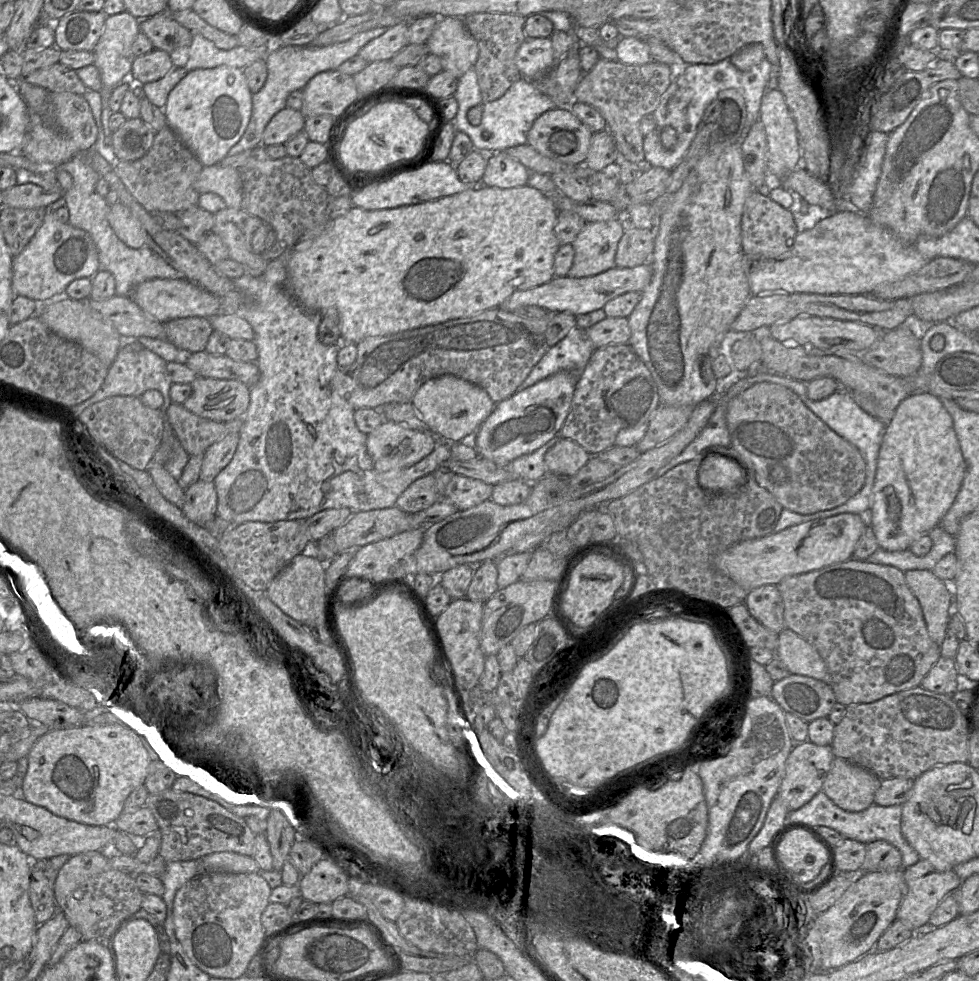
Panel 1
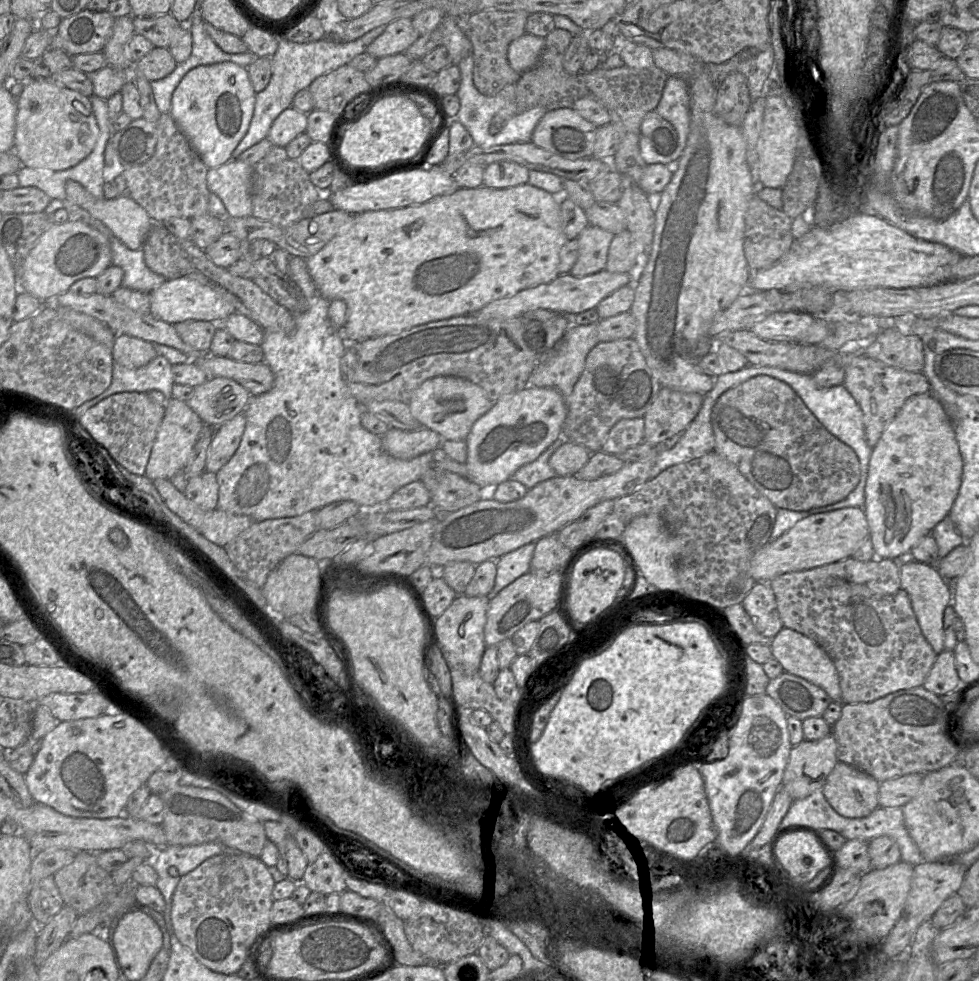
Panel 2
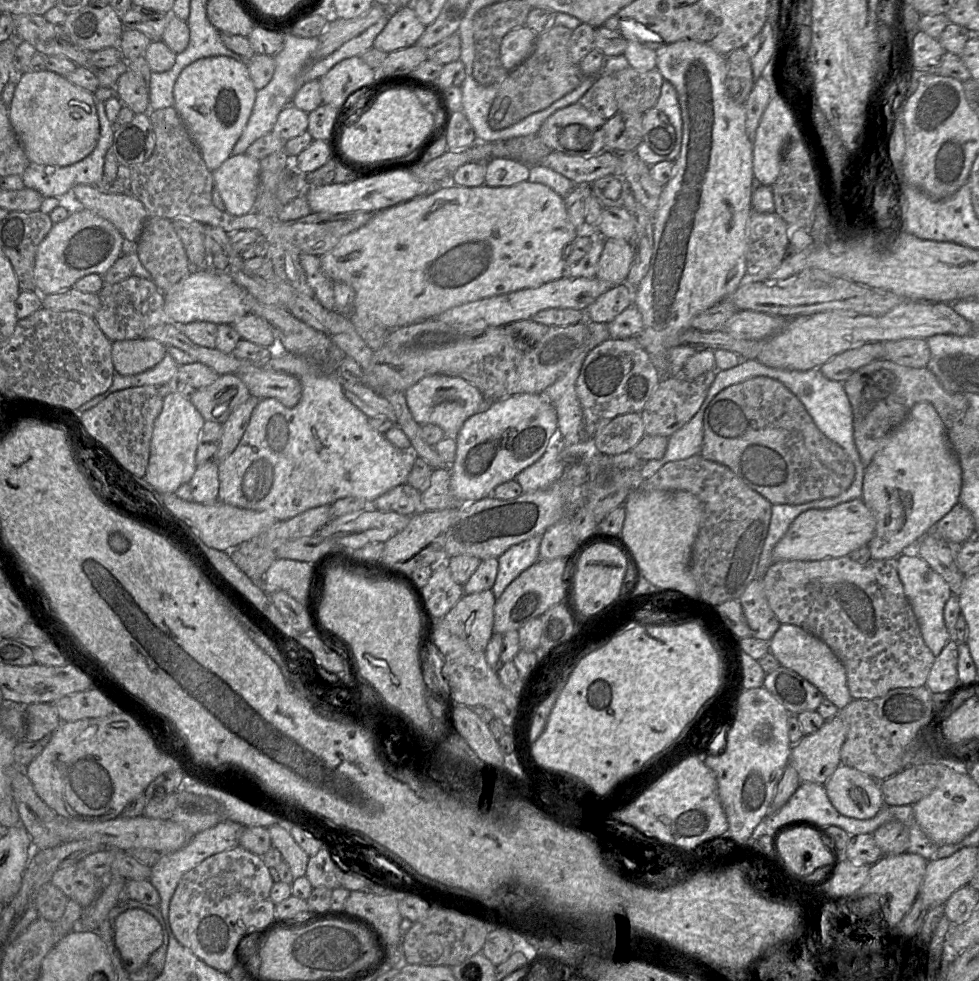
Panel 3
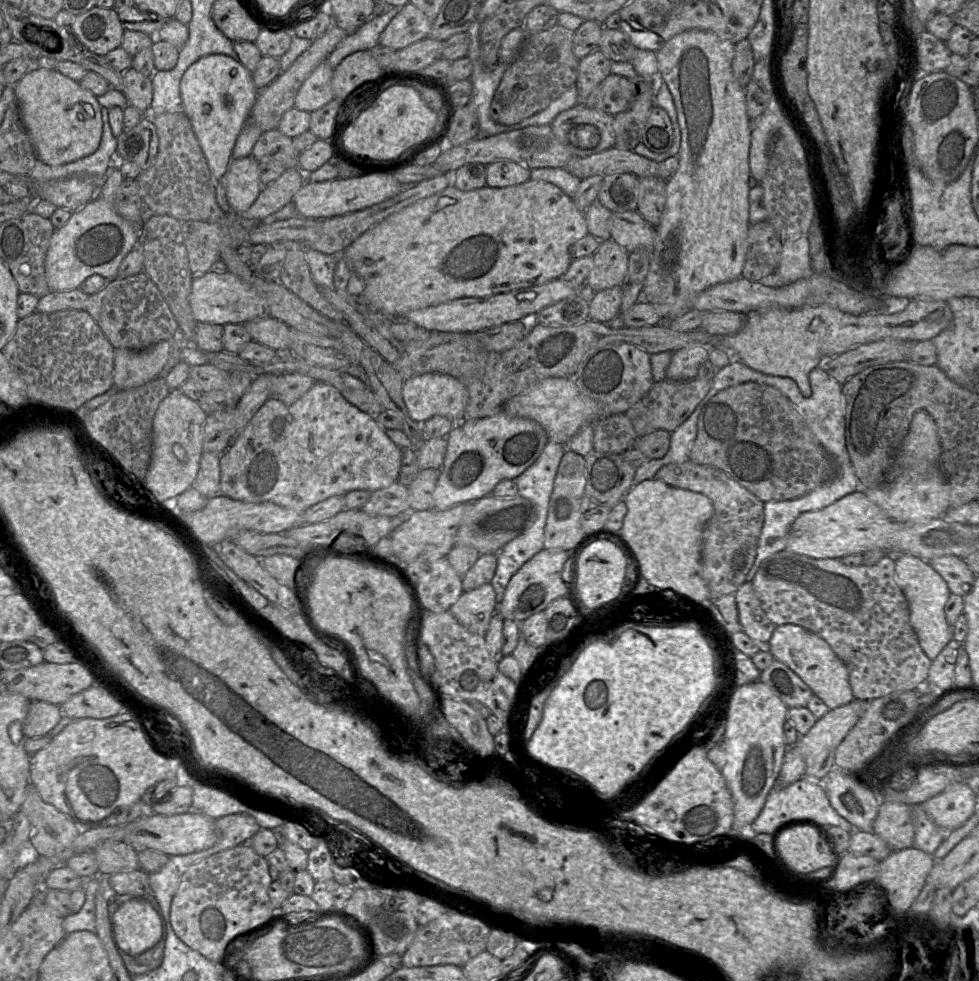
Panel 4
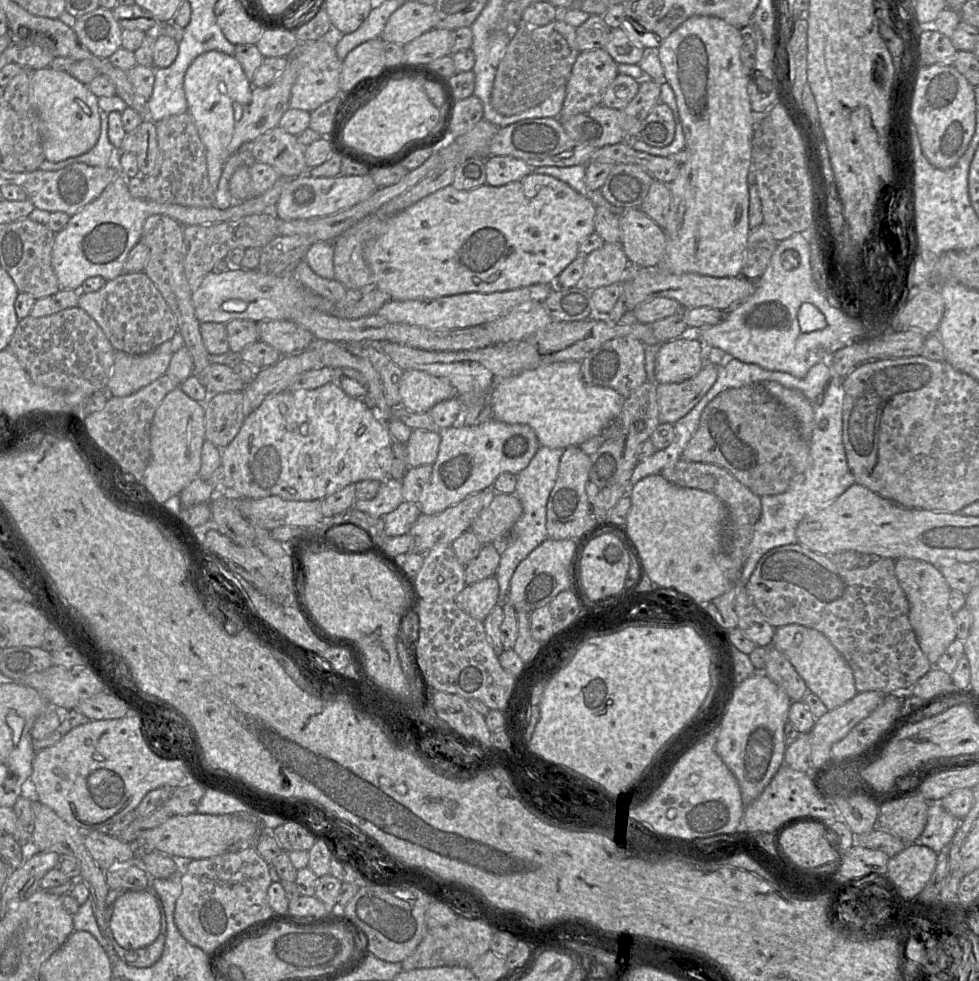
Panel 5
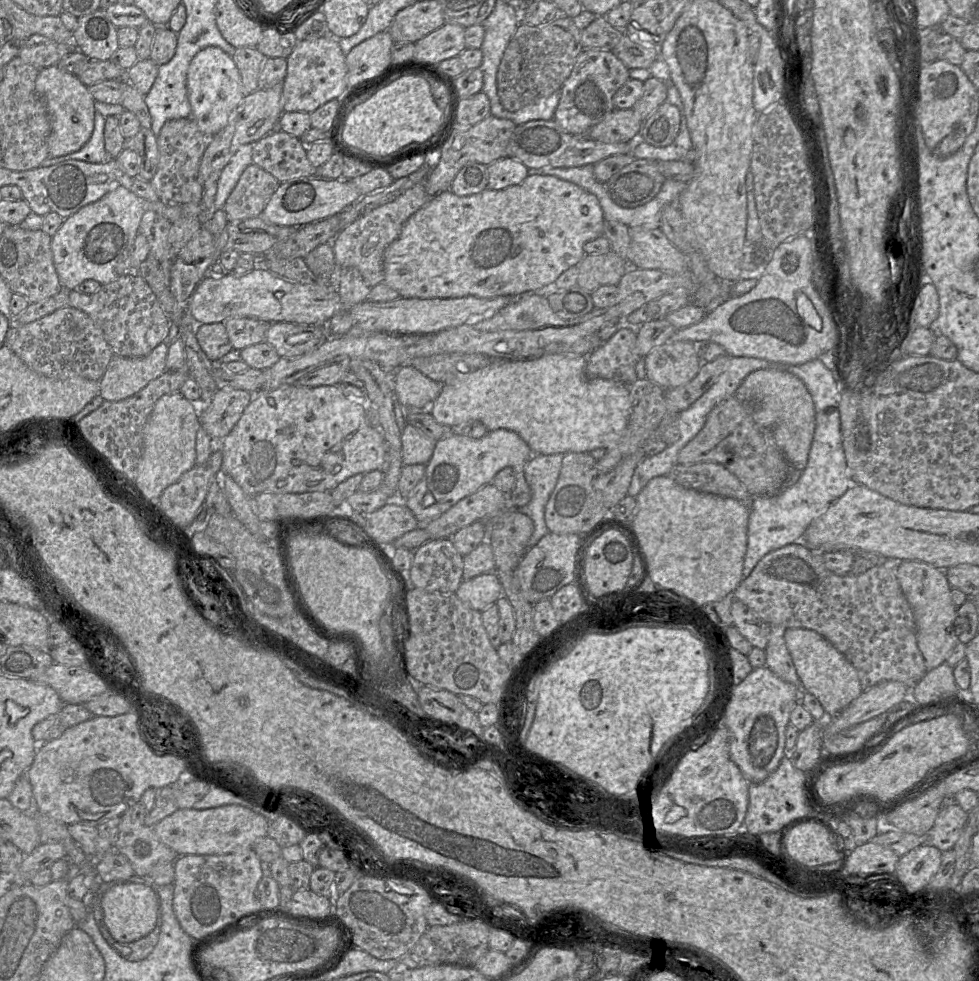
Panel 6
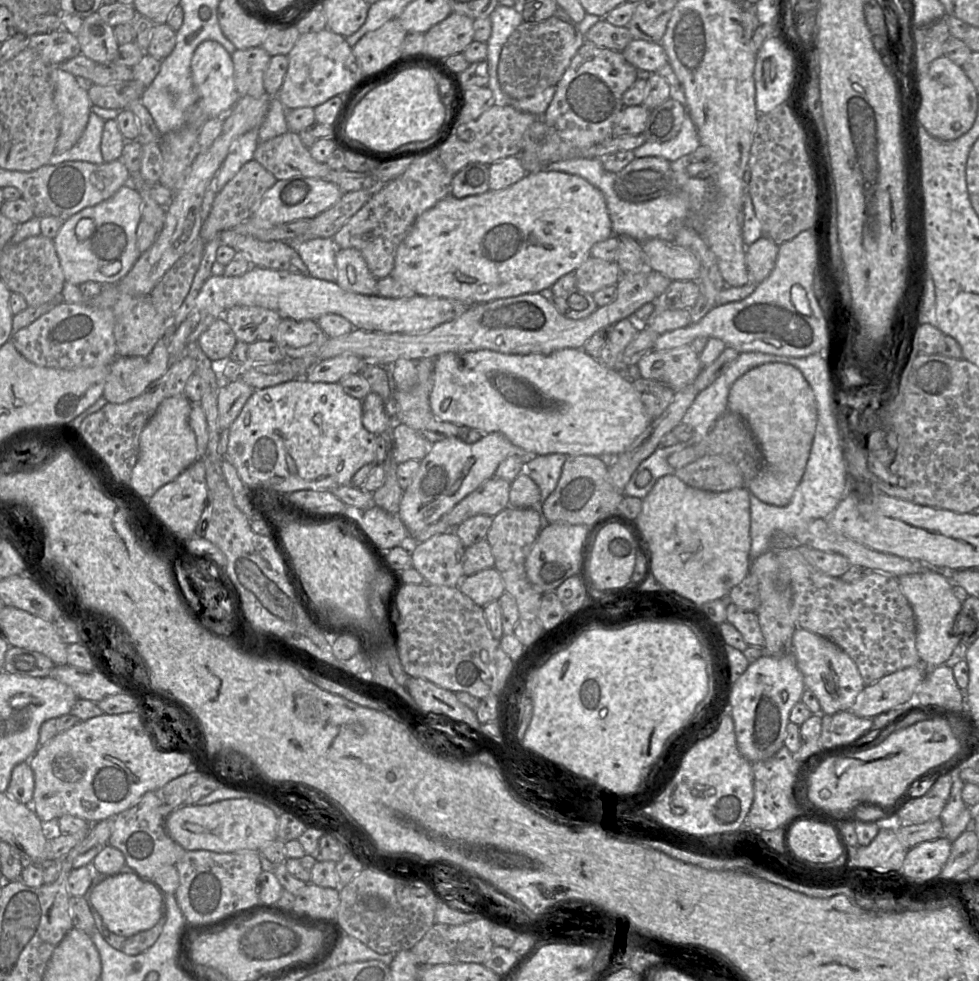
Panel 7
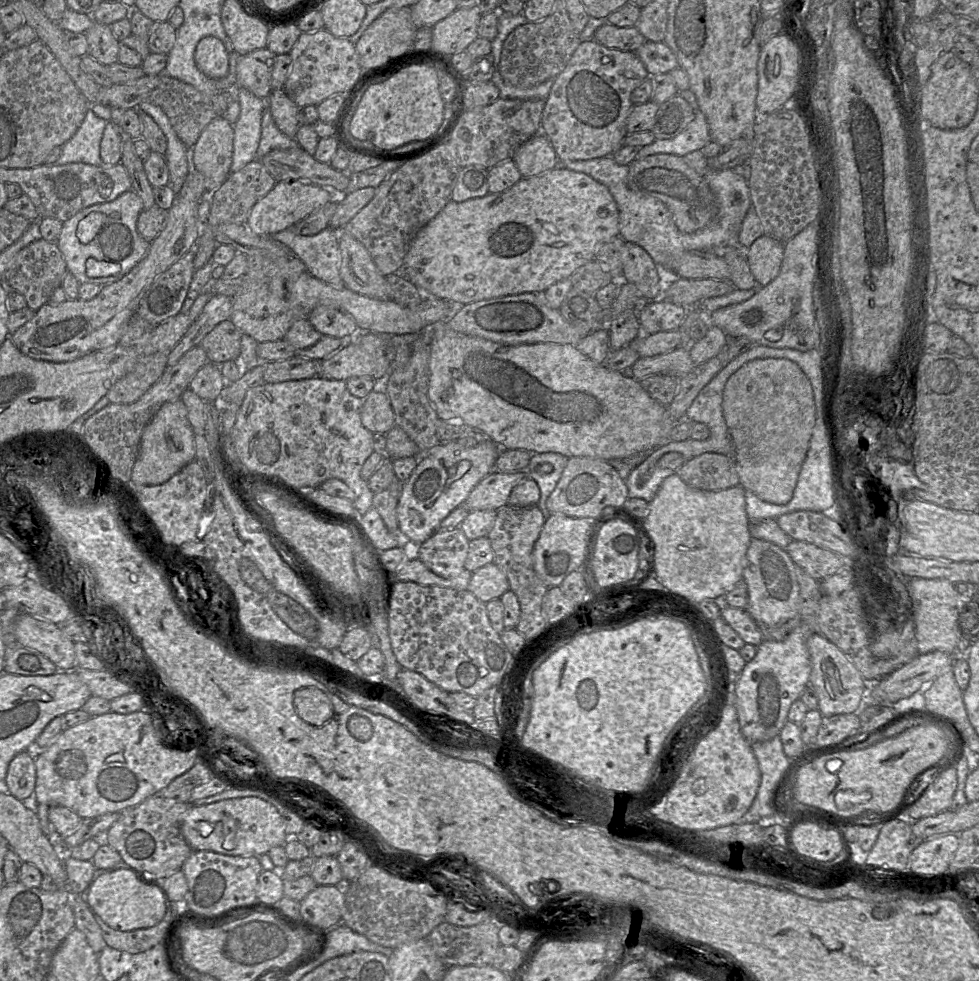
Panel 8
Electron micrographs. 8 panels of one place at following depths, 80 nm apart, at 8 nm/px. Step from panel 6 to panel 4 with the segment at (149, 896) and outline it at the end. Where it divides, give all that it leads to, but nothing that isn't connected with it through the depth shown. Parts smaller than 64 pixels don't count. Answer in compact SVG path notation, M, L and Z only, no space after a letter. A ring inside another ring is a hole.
M134 899L124 902L112 915L111 922L119 952L137 956L161 939L160 918L147 901Z

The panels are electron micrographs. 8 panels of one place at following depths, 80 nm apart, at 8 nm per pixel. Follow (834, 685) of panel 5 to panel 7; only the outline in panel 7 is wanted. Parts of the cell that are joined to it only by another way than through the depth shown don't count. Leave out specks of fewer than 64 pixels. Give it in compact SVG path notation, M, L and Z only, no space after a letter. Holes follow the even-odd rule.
M797 627L792 637L792 653L803 675L805 688L811 690L817 697L822 714L833 715L849 710L866 686L849 655L836 644L816 633Z

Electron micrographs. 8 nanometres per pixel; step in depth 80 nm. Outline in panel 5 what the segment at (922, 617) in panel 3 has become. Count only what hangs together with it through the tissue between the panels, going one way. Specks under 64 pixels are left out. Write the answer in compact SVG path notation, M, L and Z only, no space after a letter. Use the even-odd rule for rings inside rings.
M915 558L895 560L895 575L908 602L908 620L919 648L935 665L947 647L956 639L956 625L949 608L950 587L932 564Z

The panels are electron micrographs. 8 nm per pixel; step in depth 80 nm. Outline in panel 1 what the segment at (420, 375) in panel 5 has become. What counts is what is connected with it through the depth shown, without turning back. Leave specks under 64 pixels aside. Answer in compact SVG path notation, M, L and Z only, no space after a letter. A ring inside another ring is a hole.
M451 374L426 381L416 391L411 403L440 440L452 443L460 442L476 432L496 406L482 387Z

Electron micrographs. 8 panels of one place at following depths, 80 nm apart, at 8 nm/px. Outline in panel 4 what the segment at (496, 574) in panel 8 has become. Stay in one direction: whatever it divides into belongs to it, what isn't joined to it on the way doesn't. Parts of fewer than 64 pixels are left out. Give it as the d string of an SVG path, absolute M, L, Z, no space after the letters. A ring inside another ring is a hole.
M486 583L471 591L463 591L449 611L466 629L484 636L493 614L497 612L494 587Z

